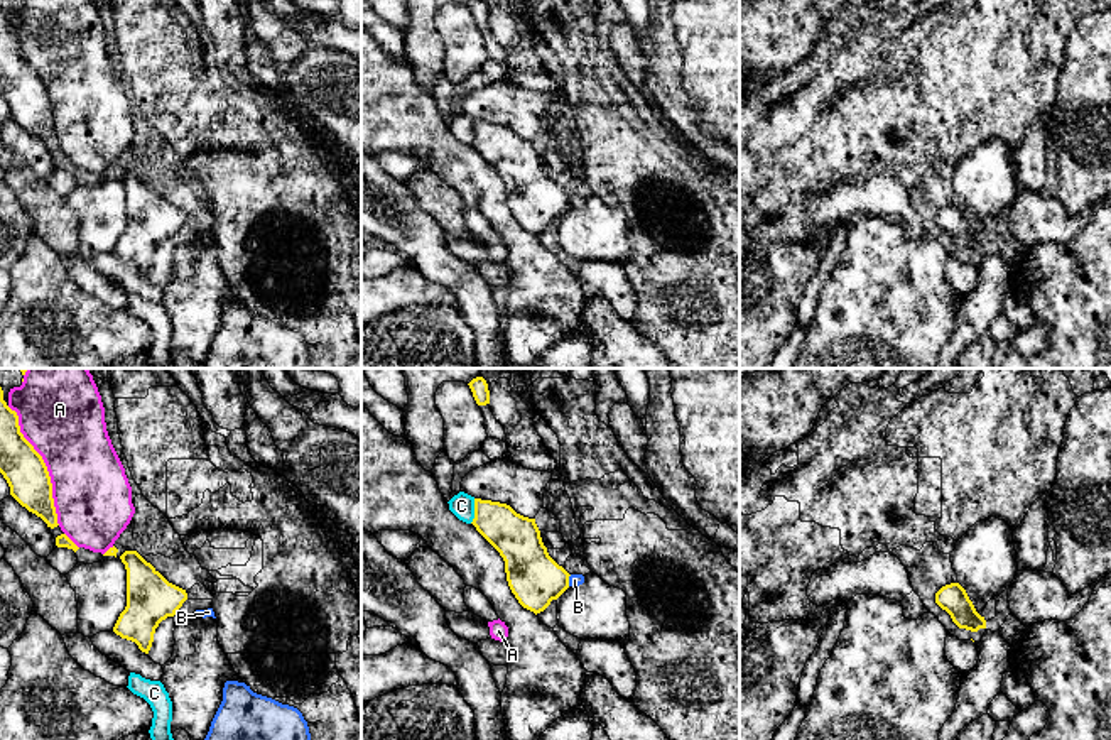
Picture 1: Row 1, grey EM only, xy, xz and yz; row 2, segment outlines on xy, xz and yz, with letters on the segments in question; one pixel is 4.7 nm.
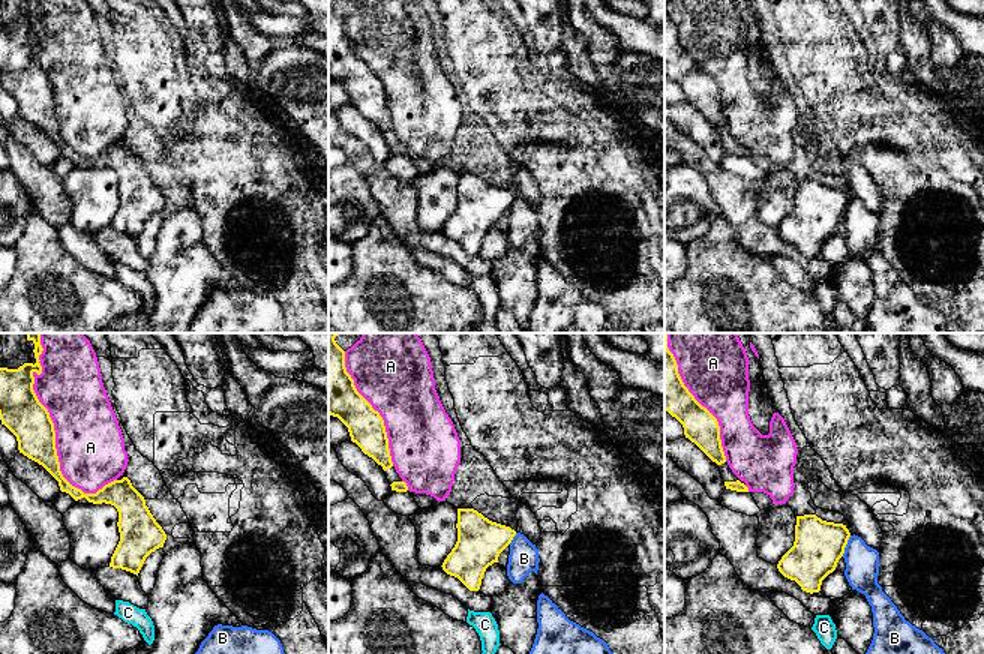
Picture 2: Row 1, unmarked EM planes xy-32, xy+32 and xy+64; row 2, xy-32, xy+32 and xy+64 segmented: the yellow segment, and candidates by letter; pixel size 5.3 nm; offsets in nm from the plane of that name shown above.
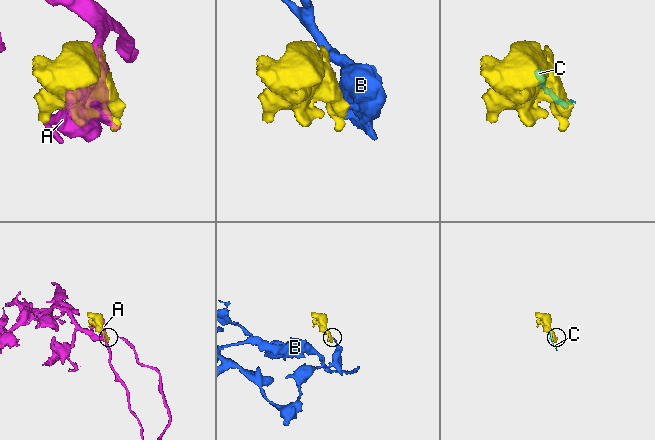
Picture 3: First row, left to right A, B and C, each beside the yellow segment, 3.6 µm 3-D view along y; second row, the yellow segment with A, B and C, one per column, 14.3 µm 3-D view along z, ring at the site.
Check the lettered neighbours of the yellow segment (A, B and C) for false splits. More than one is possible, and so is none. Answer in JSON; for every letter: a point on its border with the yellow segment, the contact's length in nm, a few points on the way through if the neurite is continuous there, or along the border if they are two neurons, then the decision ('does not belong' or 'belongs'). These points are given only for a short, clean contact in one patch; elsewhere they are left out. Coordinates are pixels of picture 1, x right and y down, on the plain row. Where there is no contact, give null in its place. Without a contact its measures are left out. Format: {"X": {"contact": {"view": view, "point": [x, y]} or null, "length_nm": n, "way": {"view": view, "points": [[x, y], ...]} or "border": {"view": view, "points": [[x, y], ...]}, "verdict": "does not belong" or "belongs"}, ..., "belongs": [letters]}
{"A": {"contact": {"view": "xy", "point": [44, 87]}, "length_nm": 600, "verdict": "does not belong"}, "B": {"contact": {"view": "xz", "point": [568, 201]}, "length_nm": 60, "border": {"view": "xz", "points": [[571, 196], [568, 206]]}, "verdict": "does not belong"}, "C": {"contact": {"view": "xz", "point": [475, 132]}, "length_nm": 120, "verdict": "does not belong"}, "belongs": []}

